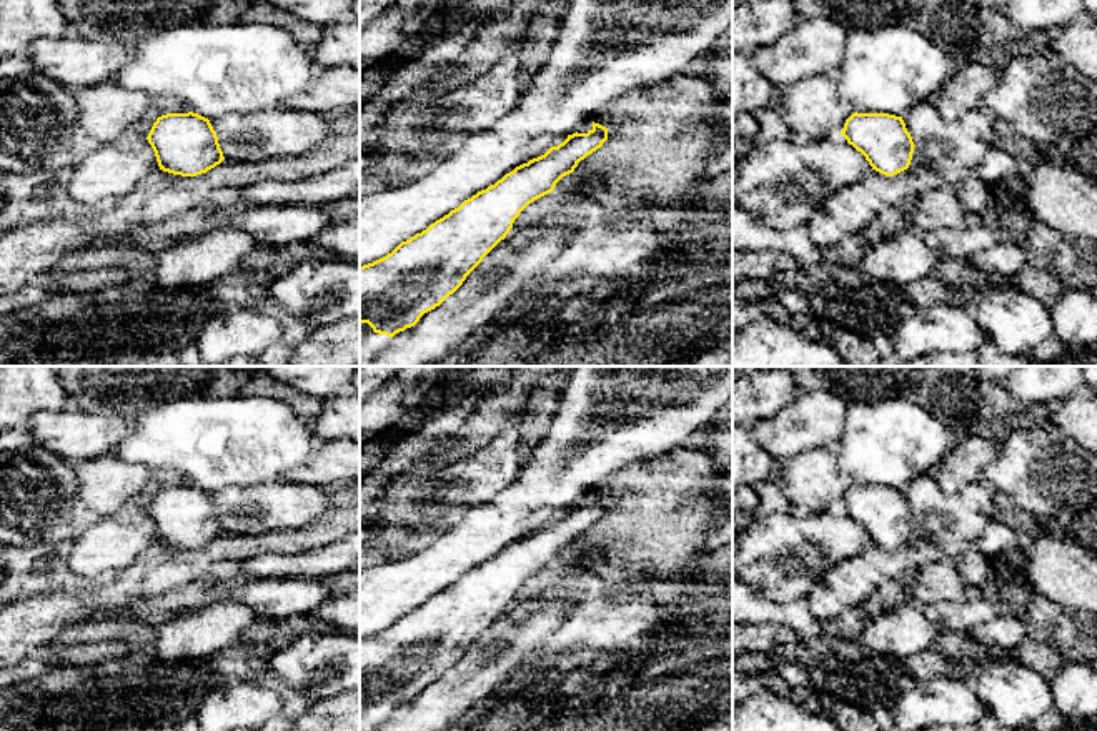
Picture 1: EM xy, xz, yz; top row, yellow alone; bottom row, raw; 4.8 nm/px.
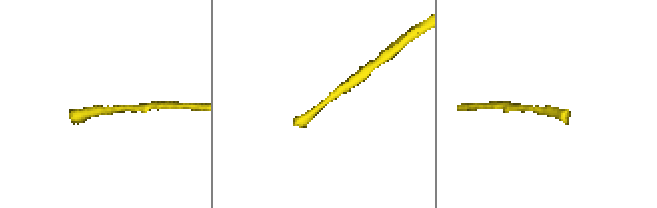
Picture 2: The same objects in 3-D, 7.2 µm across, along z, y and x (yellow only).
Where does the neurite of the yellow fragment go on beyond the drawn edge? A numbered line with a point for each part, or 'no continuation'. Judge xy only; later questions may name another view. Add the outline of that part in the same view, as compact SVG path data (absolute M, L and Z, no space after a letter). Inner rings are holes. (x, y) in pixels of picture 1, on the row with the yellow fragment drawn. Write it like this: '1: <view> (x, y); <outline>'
no continuation

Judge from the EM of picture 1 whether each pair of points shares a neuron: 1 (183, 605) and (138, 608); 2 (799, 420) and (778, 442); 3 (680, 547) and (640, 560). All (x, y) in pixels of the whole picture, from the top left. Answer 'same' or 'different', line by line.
1: same
2: same
3: same

